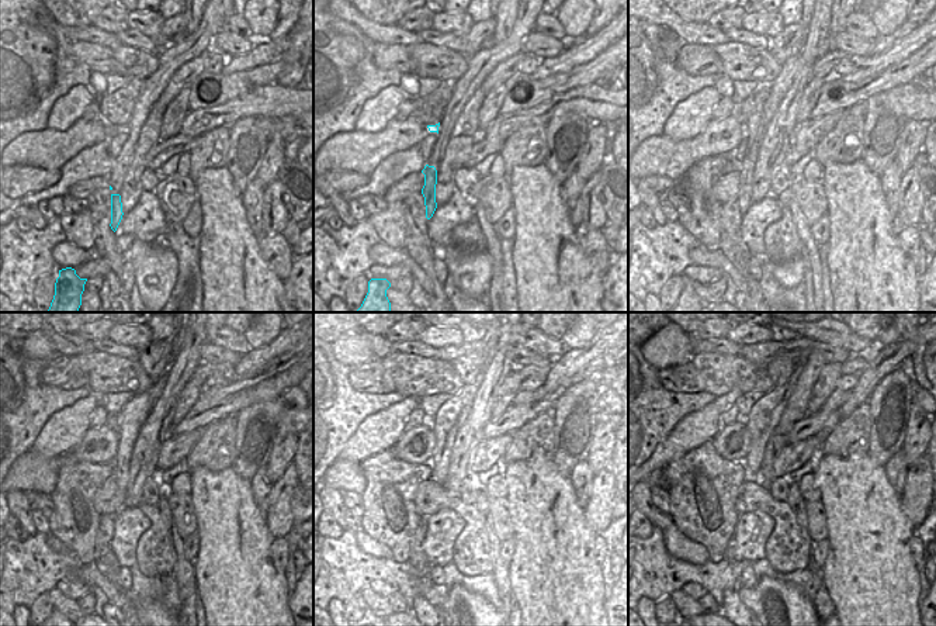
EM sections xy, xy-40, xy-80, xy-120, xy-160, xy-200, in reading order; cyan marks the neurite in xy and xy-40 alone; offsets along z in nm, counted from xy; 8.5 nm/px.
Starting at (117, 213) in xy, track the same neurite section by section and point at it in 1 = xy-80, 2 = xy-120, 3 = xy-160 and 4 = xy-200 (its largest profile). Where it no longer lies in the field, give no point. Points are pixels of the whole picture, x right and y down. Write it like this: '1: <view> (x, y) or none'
1: xy-80 (762, 92)
2: xy-120 (134, 415)
3: xy-160 (451, 414)
4: xy-200 (763, 417)

